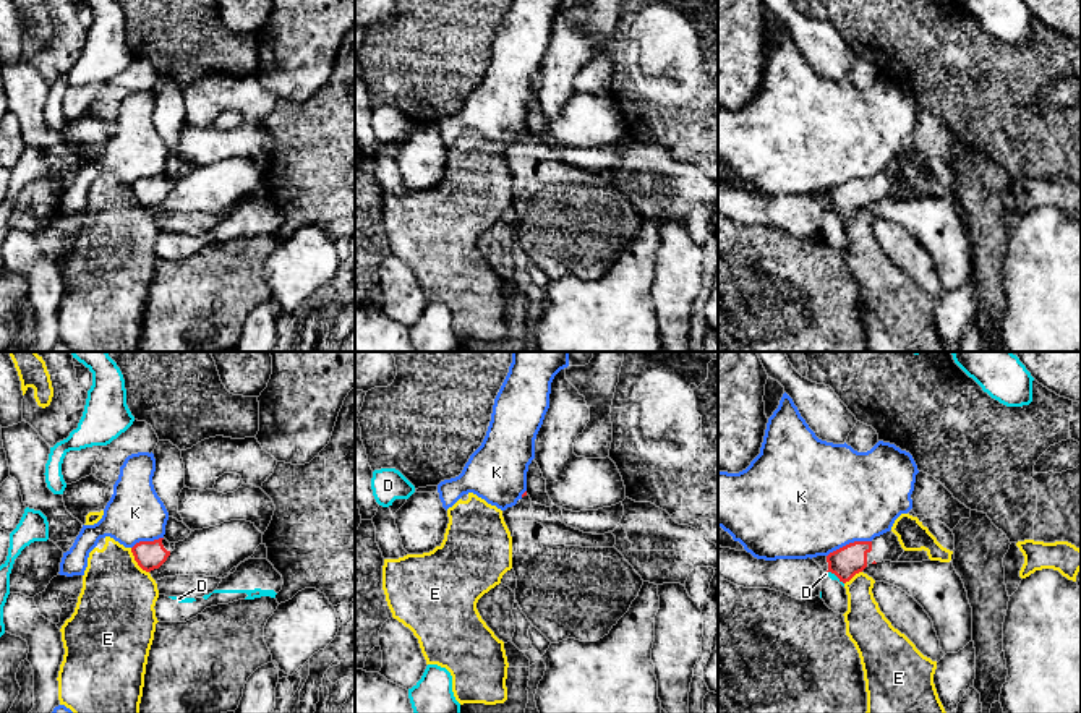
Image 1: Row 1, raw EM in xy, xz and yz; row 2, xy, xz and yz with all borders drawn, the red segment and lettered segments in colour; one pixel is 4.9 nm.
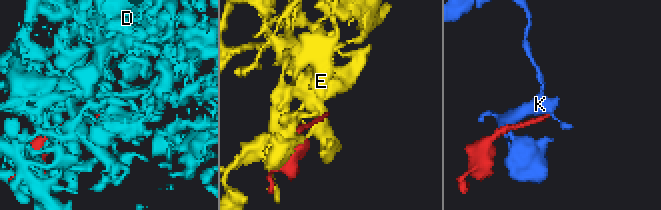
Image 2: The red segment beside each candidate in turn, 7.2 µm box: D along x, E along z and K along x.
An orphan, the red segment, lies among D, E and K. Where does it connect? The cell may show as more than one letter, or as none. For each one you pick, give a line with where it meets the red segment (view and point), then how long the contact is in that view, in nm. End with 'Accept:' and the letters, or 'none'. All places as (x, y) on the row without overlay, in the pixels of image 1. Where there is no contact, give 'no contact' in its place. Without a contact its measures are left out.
Accept: none

